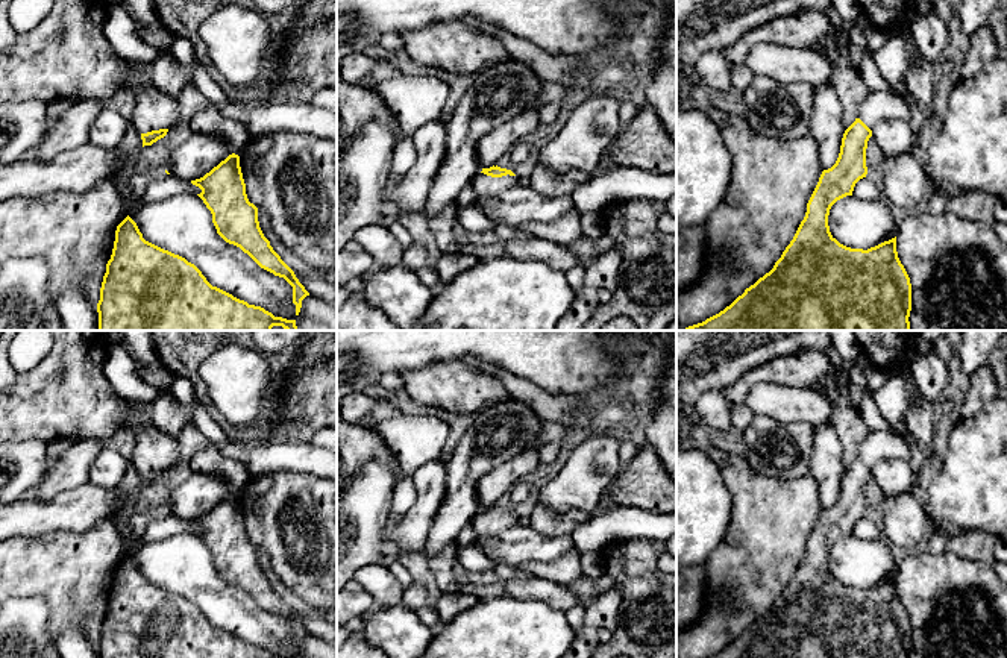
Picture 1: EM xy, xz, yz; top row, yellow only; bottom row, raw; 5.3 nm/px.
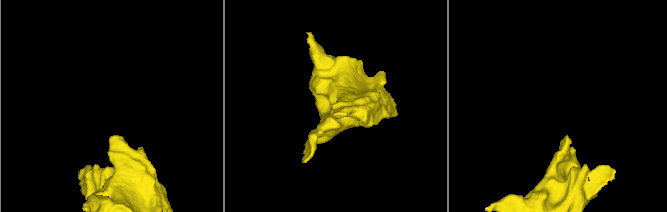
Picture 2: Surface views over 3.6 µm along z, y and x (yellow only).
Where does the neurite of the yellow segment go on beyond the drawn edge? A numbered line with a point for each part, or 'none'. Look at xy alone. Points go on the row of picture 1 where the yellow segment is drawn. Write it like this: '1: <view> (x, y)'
1: xy (153, 109)

